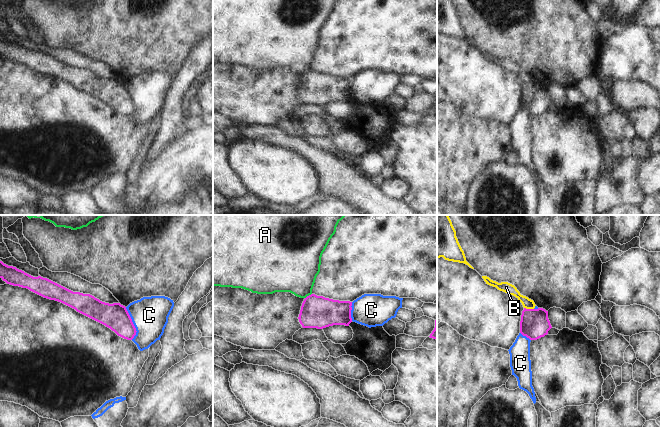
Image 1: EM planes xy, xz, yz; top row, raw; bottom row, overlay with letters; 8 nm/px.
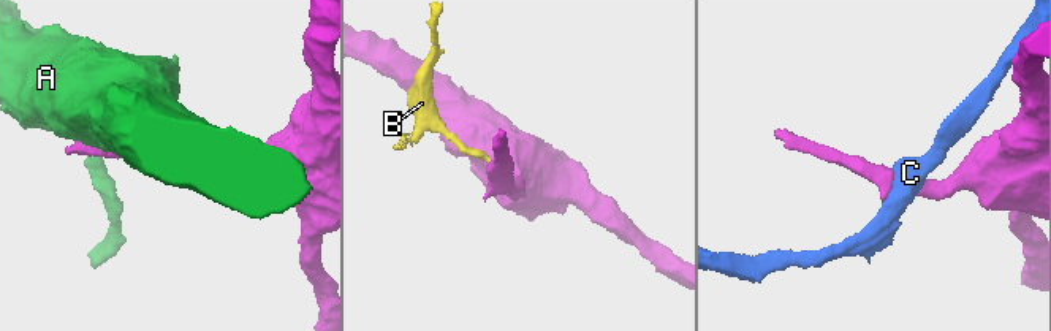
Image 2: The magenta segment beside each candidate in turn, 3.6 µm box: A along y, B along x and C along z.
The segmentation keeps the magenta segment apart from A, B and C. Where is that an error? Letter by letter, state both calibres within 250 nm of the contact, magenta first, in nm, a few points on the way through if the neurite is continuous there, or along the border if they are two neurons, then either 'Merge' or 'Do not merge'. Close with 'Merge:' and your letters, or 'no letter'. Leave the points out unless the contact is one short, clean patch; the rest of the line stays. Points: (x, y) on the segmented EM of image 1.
A: Thickness 260 nm (magenta) against 380 nm. Do not merge
B: Thickness 240 nm (magenta) against 90 nm. Boundary: yz (524, 307), (533, 309). Do not merge
C: Thickness 220 nm (magenta) against 300 nm. Do not merge
Merge: no letter.

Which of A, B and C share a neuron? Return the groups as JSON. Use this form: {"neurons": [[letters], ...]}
{"neurons": [["A"], ["B"], ["C"]]}

